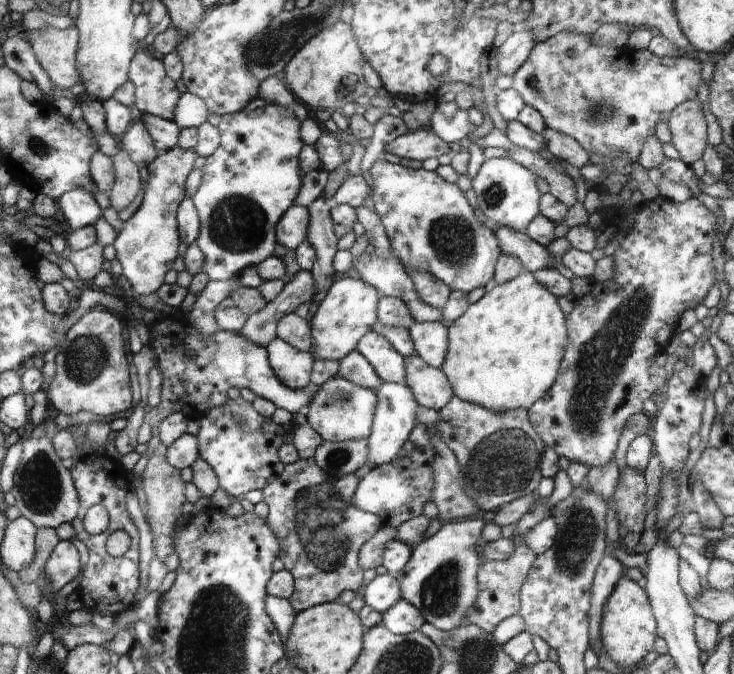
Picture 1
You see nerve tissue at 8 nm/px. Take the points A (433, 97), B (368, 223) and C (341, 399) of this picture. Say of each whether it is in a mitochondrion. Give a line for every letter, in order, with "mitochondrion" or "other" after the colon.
A: other
B: other
C: mitochondrion

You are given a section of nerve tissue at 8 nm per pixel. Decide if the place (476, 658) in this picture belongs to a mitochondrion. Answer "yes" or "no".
yes

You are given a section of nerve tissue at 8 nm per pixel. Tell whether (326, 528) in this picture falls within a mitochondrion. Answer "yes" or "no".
yes

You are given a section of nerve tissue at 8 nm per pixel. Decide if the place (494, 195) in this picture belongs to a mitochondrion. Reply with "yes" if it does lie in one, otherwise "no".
yes

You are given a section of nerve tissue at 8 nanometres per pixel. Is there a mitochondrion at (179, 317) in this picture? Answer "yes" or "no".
no

